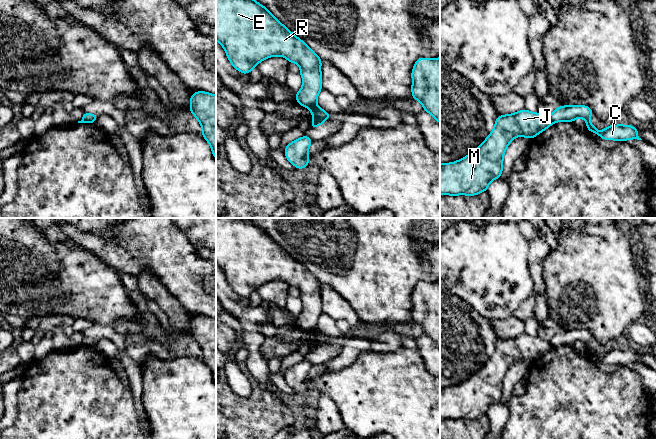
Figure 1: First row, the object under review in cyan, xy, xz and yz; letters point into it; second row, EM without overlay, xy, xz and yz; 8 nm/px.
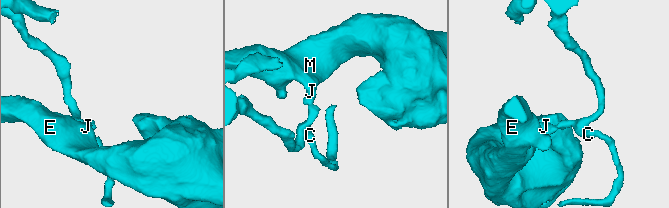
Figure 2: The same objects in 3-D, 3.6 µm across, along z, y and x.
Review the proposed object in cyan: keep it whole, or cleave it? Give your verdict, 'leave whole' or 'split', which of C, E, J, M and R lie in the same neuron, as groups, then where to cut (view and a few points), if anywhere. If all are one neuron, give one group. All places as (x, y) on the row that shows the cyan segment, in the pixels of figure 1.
split; C / E J M R; cut in xz along (315, 104), (308, 107)

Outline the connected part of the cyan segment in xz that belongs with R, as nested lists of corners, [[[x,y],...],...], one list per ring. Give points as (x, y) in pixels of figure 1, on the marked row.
[[[216,0],[216,40],[224,48],[234,68],[240,73],[249,74],[259,62],[272,56],[285,57],[290,63],[300,66],[302,88],[296,93],[296,101],[302,107],[316,105],[317,97],[322,88],[321,58],[311,50],[303,40],[296,37],[288,28],[277,20],[270,11],[255,0]]]

